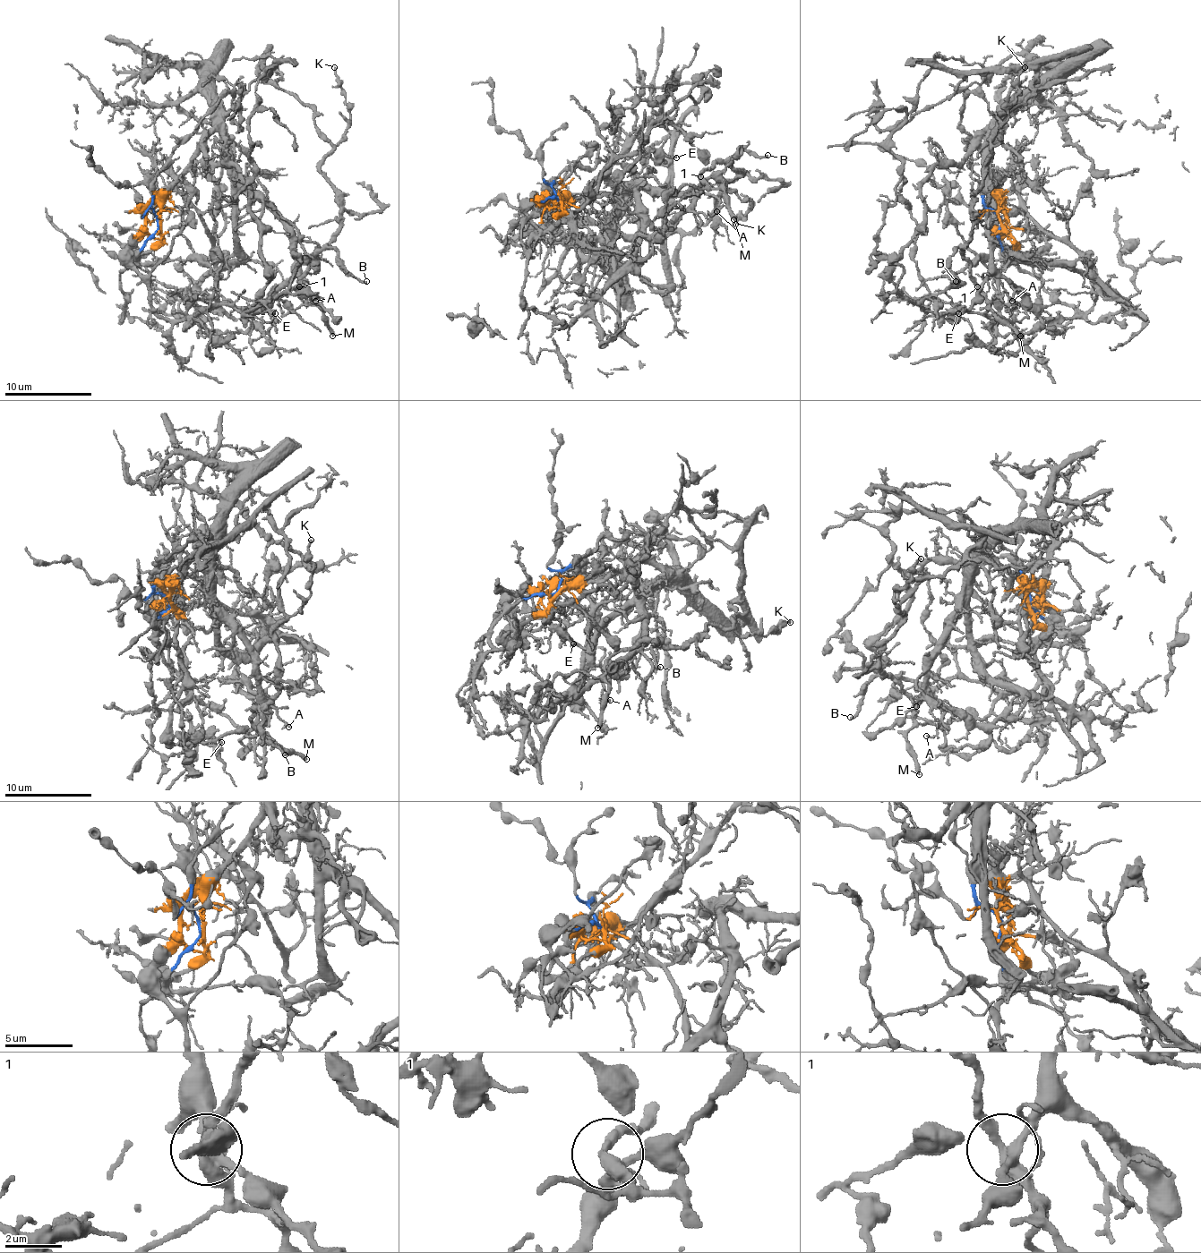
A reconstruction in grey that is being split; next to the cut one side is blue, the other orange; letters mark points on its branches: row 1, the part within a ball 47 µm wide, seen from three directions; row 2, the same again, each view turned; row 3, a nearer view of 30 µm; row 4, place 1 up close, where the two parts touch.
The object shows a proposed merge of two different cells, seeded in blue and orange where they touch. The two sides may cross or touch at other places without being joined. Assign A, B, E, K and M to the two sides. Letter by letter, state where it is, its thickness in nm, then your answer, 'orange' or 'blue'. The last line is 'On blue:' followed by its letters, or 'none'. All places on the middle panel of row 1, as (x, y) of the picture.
A: at (716, 211); 90 nm thick; orange
B: at (767, 155); 200 nm thick; blue
E: at (676, 157); 140 nm thick; orange
K: at (735, 224); 190 nm thick; blue
M: at (733, 219); 320 nm thick; blue
On blue: B, K, M

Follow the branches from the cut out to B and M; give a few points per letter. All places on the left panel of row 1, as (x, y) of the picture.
B: (158, 222), (151, 185), (171, 152), (264, 68), (331, 144), (330, 248), (366, 281)
M: (158, 222), (151, 185), (171, 152), (264, 68), (331, 144), (321, 174), (340, 231), (299, 283), (331, 336)

